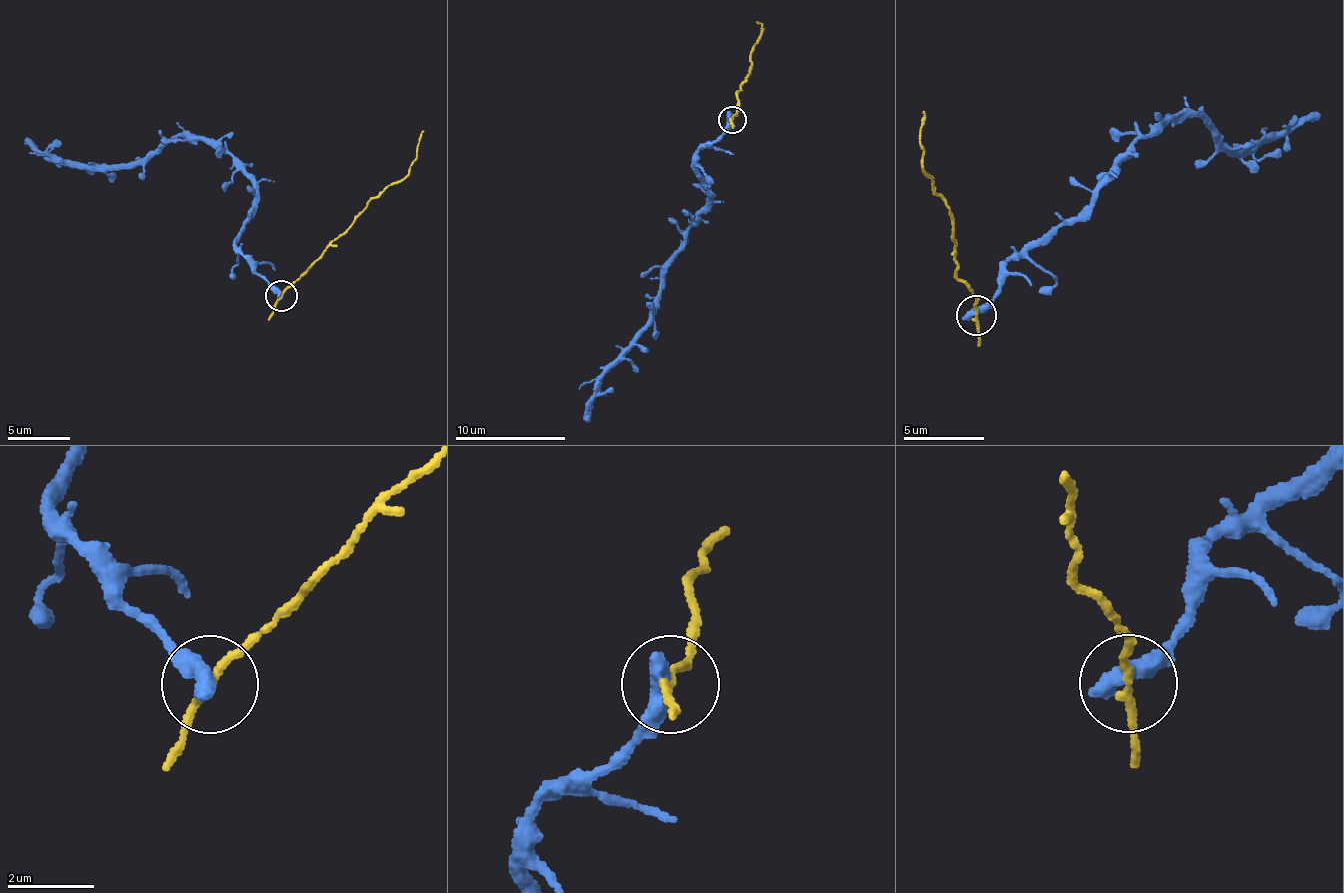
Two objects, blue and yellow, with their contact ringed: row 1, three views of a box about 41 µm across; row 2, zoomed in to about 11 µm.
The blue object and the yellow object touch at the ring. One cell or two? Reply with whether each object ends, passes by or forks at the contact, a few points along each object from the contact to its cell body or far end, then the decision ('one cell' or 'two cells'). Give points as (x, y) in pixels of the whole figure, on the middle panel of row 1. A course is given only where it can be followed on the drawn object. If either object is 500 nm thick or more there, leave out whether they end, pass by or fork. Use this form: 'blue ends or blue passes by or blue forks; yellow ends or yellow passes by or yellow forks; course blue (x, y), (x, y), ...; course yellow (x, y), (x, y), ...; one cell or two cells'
course blue (731, 119), (700, 150), (695, 166), (711, 196), (704, 211), (669, 265), (644, 329), (608, 372), (586, 420); course yellow (731, 119), (737, 91), (748, 71), (762, 29), (758, 21); two cells

